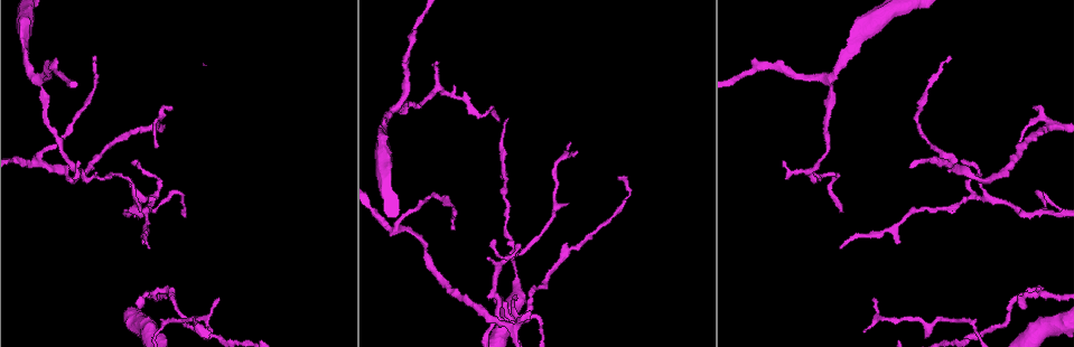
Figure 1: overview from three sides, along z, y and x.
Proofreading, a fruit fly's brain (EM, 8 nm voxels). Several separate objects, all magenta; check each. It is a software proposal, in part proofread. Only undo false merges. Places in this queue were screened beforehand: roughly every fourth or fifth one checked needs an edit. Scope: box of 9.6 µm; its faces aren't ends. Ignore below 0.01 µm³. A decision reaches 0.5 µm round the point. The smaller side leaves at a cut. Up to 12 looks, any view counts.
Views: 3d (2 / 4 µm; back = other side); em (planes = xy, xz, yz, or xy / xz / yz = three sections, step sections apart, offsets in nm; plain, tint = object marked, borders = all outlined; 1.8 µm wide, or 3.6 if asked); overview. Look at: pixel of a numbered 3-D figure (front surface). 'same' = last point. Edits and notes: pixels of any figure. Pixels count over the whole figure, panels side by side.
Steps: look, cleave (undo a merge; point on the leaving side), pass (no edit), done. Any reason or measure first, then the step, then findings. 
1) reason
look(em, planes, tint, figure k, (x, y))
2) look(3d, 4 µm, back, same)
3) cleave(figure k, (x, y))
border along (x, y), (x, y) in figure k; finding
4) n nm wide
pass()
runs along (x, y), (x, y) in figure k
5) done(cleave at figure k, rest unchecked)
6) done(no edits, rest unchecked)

abrupt turn
look(3d, 2 µm, figure 1, (476, 112))

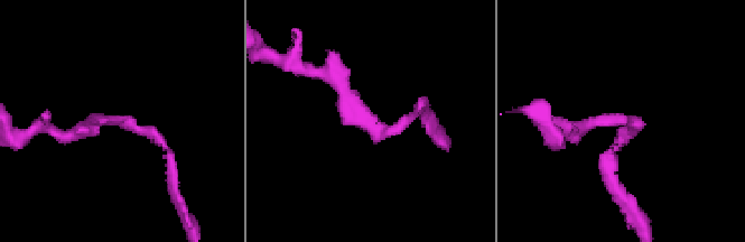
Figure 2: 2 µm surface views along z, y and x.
look(em, yz, step 4, tint, figure 2, (373, 121))

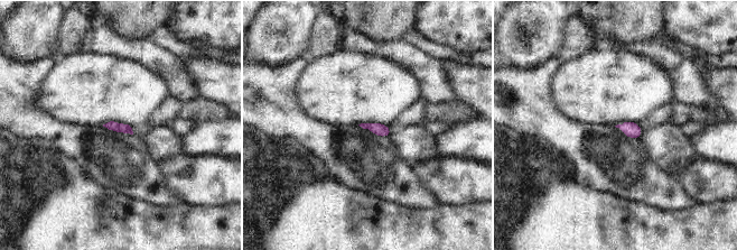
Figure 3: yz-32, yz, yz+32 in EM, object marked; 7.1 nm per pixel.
another direction
look(em, planes, tint, same)

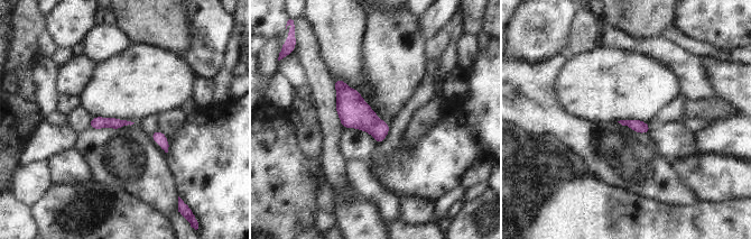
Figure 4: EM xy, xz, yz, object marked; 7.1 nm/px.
pass()
continuous, no second cell

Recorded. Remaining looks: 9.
look(3d, 2 µm, figure 1, (557, 164))

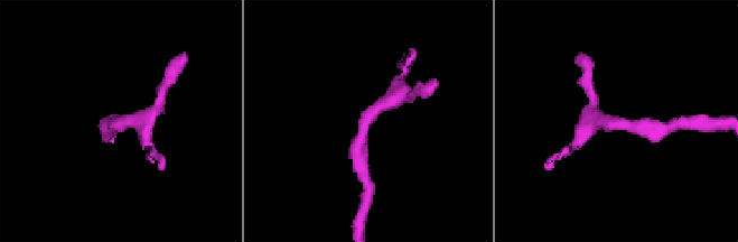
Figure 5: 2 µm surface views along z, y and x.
look(em, planes, tint, figure 5, (114, 123))

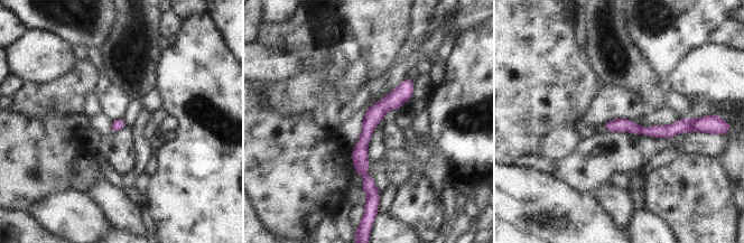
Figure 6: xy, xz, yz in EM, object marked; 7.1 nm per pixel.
pass()
runs along (410, 81), (368, 124), (362, 171), (374, 192) in figure 6; continuous, no second cell

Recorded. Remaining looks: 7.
abrupt turn
look(em, planes, borders, figure 1, (973, 199))

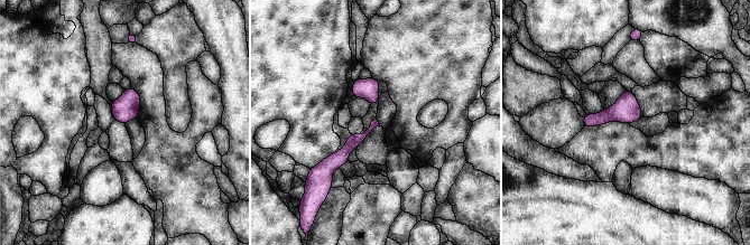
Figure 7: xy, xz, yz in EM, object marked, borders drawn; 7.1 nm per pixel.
pass()
runs along (374, 123), (338, 159), (324, 165) in figure 7; one cell here

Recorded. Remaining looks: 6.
three arms meet
look(em, xz, step 8, tint, figure 1, (500, 318))

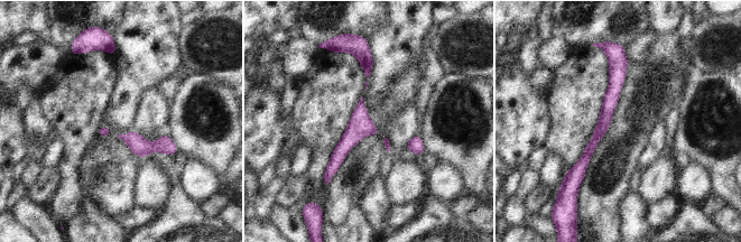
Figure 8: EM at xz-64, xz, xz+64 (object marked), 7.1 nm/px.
another direction
look(em, planes, tint, same)

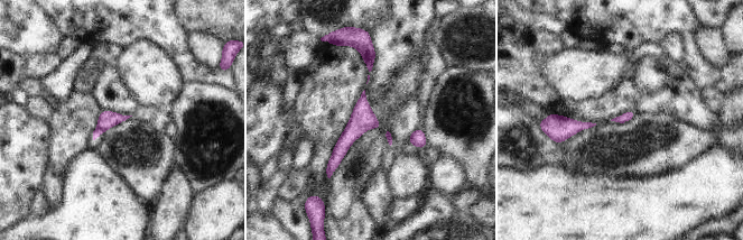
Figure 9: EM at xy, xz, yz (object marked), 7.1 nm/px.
70 nm wide
pass()
all the same cell

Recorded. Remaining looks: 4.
sharp bend
look(3d, 2 µm, figure 1, (1050, 128))

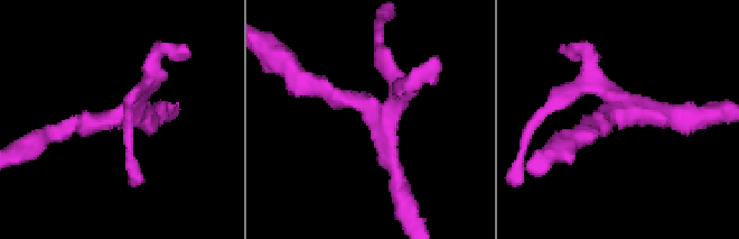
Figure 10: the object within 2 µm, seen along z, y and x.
now the EM
look(em, planes, plain, figure 10, (617, 117))

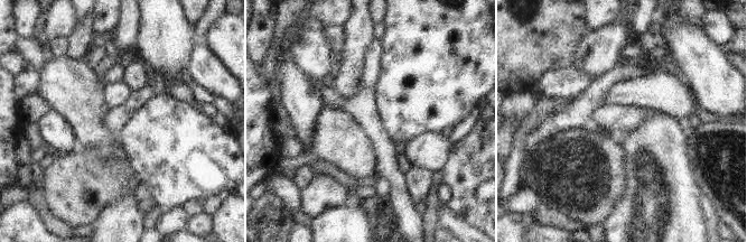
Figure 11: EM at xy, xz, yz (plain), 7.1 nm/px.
look(em, planes, tint, same)

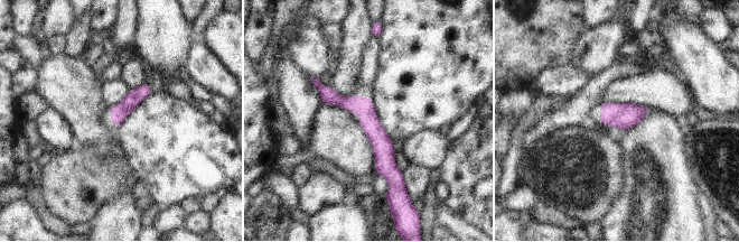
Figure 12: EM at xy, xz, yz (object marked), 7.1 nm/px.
pass()
continuous, no second cell

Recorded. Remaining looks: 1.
done(no edits, rest unchecked)

